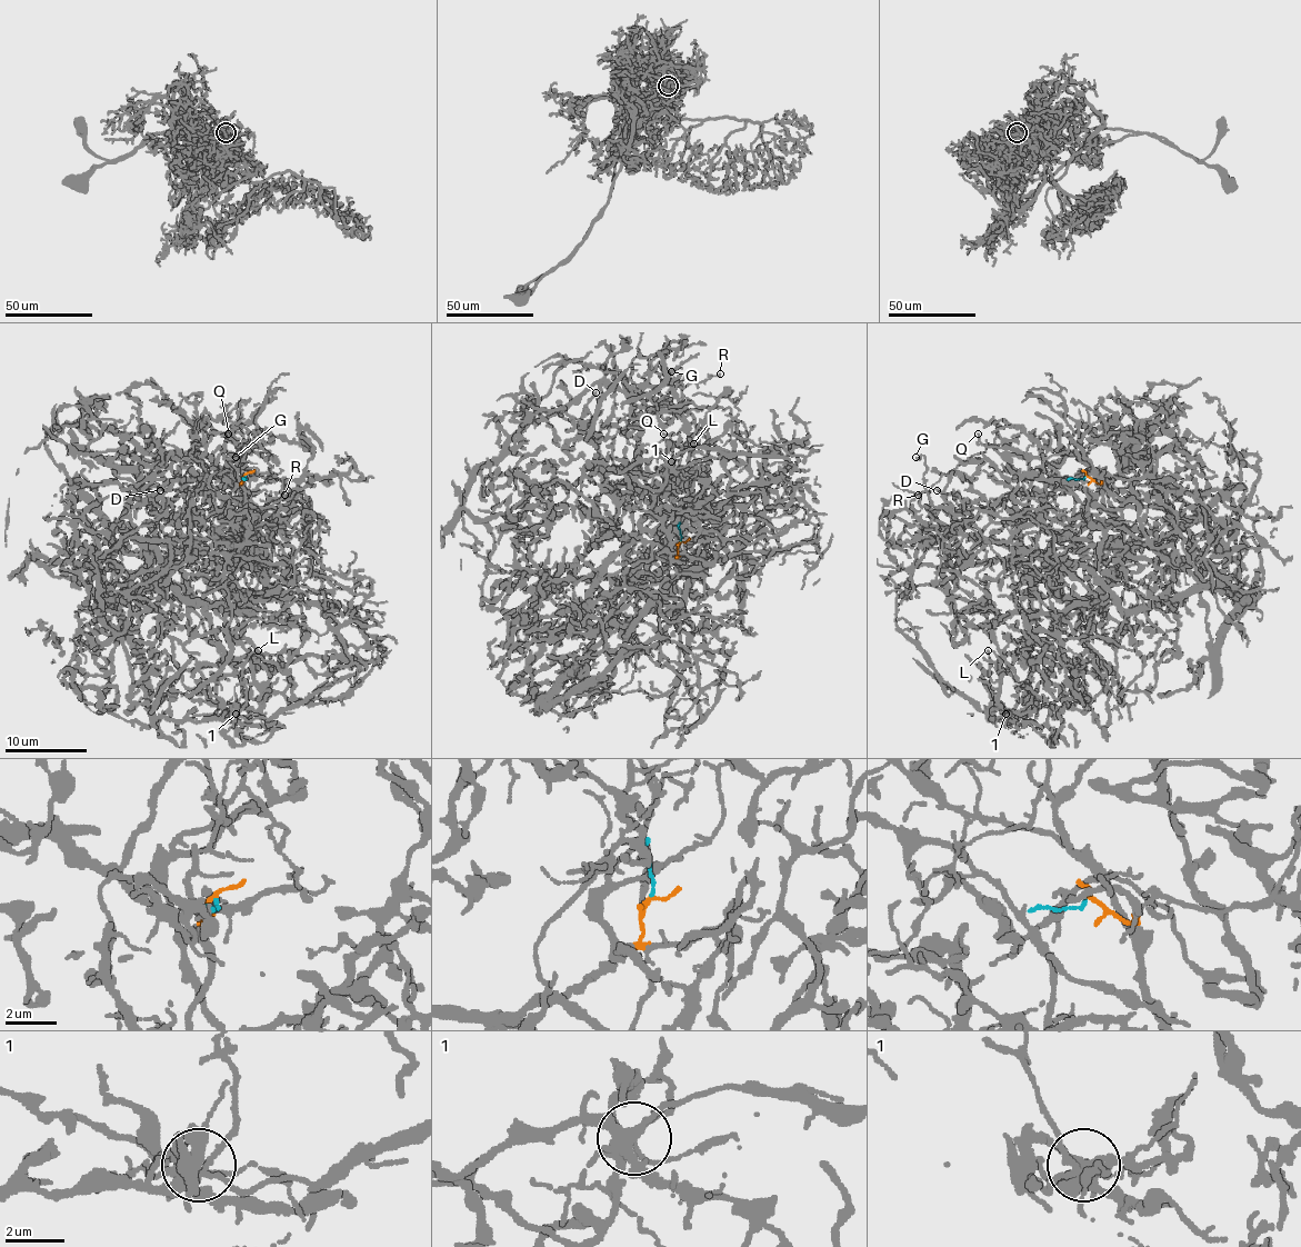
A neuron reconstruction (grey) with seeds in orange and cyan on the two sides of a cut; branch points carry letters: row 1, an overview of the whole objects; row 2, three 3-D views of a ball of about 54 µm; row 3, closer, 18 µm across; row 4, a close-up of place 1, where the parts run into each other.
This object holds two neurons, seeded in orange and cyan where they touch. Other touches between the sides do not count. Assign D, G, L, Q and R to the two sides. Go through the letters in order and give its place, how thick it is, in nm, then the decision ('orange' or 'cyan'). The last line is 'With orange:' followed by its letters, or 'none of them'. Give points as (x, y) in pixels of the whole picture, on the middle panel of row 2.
D: at (596, 392); 180 nm thick; orange
G: at (671, 371); 130 nm thick; cyan
L: at (693, 444); 120 nm thick; orange
Q: at (663, 434); 140 nm thick; cyan
R: at (720, 373); 100 nm thick; cyan
With orange: D, L

